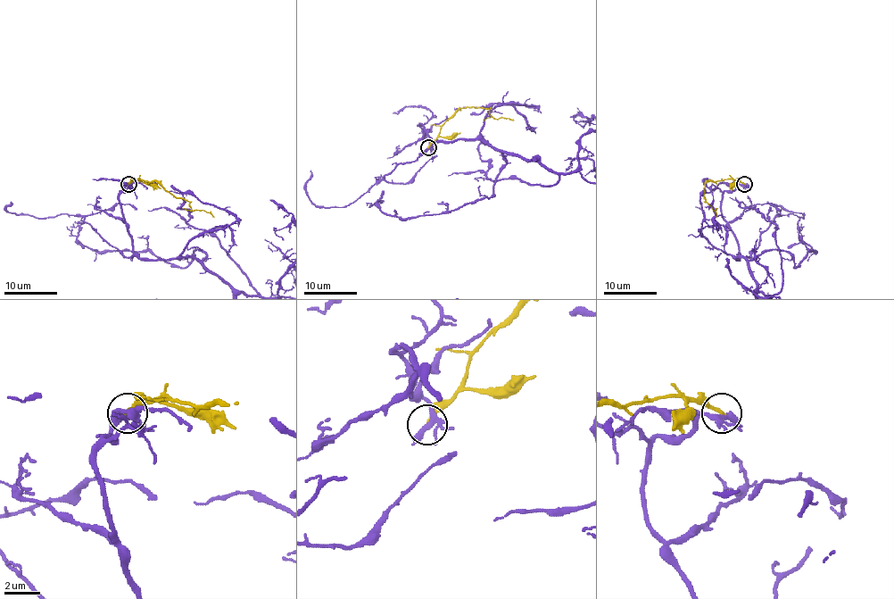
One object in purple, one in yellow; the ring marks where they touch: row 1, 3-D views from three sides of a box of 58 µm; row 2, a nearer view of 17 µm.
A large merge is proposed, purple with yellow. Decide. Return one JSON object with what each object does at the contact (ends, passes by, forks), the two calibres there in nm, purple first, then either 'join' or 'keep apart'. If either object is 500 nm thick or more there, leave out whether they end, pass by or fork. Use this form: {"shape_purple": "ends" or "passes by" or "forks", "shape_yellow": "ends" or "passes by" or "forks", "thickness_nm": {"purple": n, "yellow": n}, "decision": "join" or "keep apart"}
{"shape_purple": "forks", "shape_yellow": "ends", "thickness_nm": {"purple": 280, "yellow": 220}, "decision": "keep apart"}

